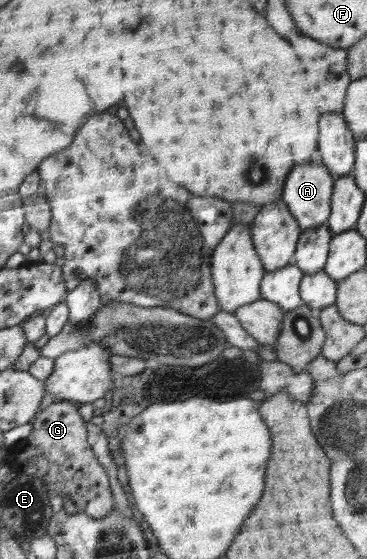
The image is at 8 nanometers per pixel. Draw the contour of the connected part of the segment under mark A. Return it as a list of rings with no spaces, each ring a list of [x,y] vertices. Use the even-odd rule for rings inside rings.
[[[322,165],[293,168],[294,175],[285,179],[286,195],[281,195],[280,199],[288,204],[302,231],[314,229],[329,219],[334,179]]]

